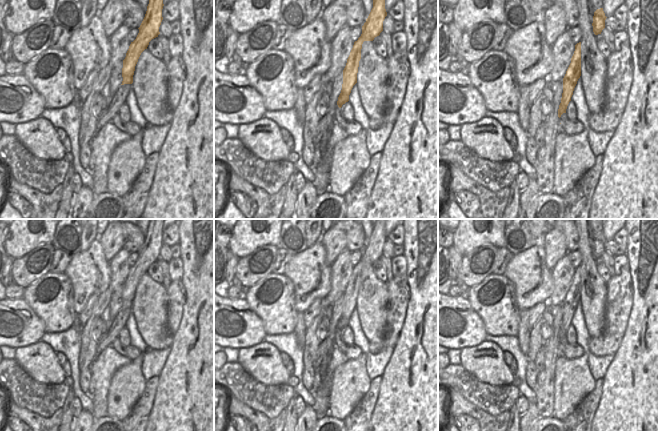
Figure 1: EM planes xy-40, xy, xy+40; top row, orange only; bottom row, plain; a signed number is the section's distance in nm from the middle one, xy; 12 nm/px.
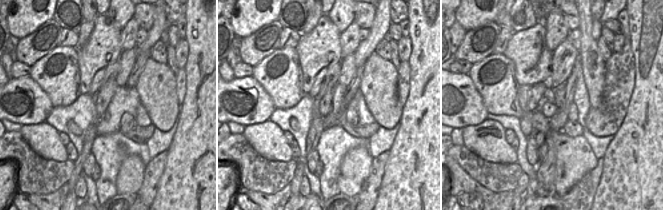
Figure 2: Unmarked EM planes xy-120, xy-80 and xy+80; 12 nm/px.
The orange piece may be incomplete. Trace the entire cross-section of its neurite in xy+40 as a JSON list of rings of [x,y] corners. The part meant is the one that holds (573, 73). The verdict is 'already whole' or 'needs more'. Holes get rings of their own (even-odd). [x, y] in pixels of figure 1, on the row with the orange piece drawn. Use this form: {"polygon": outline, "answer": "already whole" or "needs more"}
{"polygon": [[[581,42],[575,45],[575,51],[571,58],[571,63],[563,78],[563,93],[558,109],[558,117],[566,113],[567,106],[571,101],[574,88],[581,76]]], "answer": "already whole"}

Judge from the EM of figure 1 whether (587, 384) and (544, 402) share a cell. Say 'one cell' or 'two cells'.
two cells

